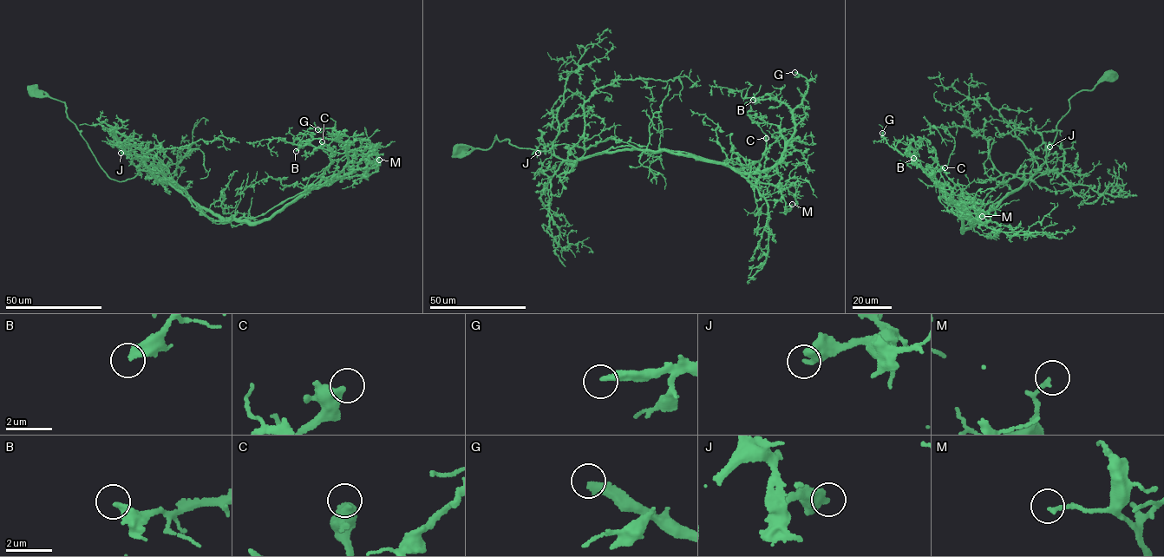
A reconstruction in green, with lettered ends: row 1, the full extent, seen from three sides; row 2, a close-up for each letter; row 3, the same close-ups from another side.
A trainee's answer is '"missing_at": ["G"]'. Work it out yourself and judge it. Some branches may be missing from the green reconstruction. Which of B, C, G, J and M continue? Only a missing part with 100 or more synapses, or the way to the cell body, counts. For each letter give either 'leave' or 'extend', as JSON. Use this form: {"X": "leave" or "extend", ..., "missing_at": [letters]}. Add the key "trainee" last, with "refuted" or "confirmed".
{"B": "leave", "C": "leave", "G": "extend", "J": "leave", "M": "leave", "missing_at": ["G"], "trainee": "confirmed"}

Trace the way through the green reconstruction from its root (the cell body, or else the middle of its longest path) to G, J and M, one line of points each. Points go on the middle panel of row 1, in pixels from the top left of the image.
G: (457, 150), (487, 149), (496, 135), (567, 160), (663, 150), (764, 171), (779, 160), (806, 94), (794, 72)
J: (457, 150), (487, 149), (496, 135), (519, 148), (549, 150), (552, 154), (552, 143), (538, 153)
M: (457, 150), (487, 149), (496, 135), (572, 160), (670, 151), (747, 173), (778, 188), (785, 212), (792, 204)

